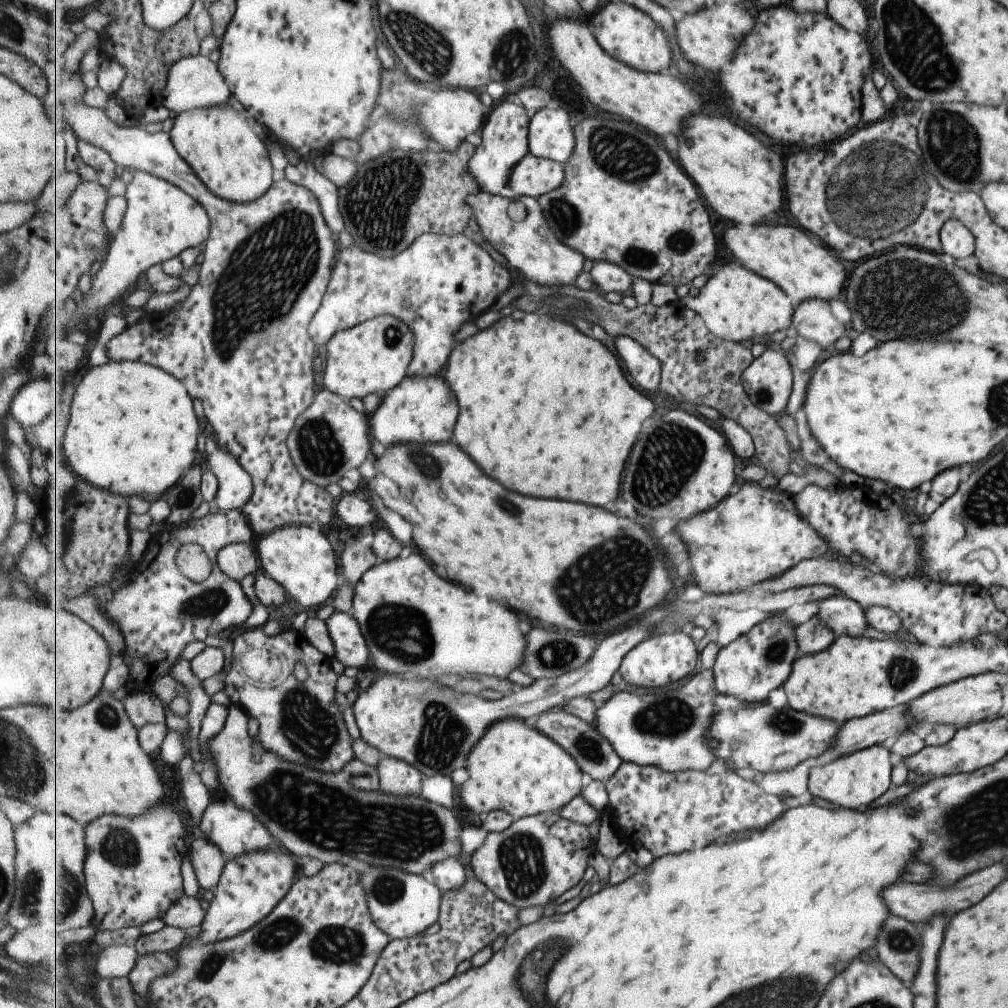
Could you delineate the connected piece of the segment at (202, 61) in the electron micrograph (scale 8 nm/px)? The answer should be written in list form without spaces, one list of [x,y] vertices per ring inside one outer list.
[[[203,54],[185,57],[171,68],[164,96],[167,108],[173,108],[173,112],[189,112],[189,108],[213,108],[233,101],[232,89],[225,81],[221,68]]]

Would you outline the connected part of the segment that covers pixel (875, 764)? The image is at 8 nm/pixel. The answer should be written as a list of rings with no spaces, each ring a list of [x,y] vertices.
[[[882,744],[868,746],[856,753],[814,767],[810,772],[809,792],[817,798],[839,804],[841,808],[859,808],[859,804],[875,800],[889,788],[893,761],[890,752]]]

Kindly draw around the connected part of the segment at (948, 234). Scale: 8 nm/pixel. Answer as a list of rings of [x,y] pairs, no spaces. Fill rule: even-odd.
[[[949,219],[938,232],[941,250],[949,256],[950,261],[967,258],[974,254],[974,238],[964,224],[955,219]]]

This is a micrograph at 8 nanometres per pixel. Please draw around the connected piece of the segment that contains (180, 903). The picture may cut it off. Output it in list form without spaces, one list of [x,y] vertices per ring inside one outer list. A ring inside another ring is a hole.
[[[184,895],[169,908],[164,922],[168,926],[192,930],[197,926],[201,927],[207,916],[208,912],[203,910],[199,898]]]

